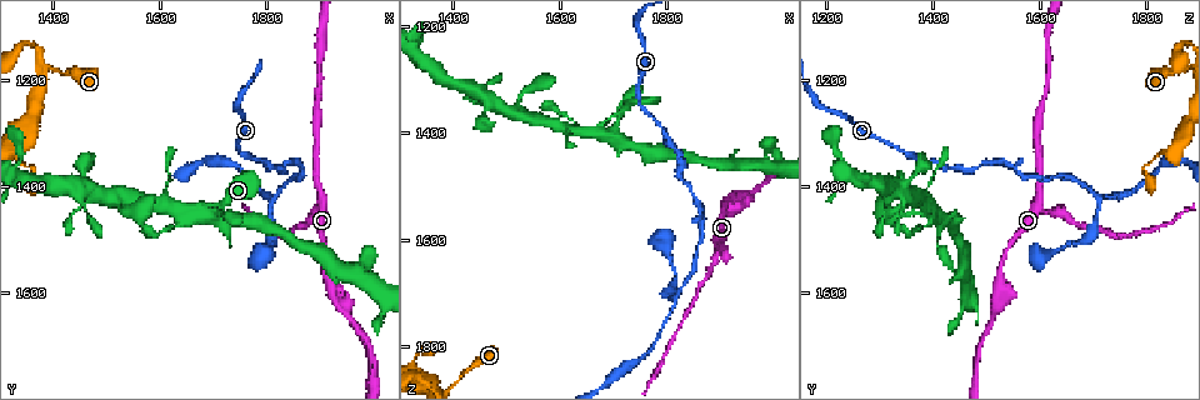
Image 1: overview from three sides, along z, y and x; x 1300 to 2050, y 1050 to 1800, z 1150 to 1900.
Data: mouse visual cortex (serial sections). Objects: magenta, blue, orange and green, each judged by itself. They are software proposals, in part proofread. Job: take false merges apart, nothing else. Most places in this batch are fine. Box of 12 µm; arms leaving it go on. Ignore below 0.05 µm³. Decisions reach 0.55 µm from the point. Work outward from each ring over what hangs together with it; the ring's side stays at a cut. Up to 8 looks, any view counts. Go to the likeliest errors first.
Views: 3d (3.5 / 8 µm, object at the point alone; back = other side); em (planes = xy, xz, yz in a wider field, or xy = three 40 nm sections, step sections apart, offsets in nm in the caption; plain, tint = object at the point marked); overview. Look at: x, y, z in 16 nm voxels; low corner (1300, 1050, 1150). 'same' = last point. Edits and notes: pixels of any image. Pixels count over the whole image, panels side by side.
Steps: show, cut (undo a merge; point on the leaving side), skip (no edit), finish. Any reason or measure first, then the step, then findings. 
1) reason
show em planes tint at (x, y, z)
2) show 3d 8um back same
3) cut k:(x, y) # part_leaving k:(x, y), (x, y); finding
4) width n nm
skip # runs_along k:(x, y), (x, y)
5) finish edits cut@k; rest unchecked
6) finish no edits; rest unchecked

branch point
show 3d 3.5um back at (1925, 1590, 1520)

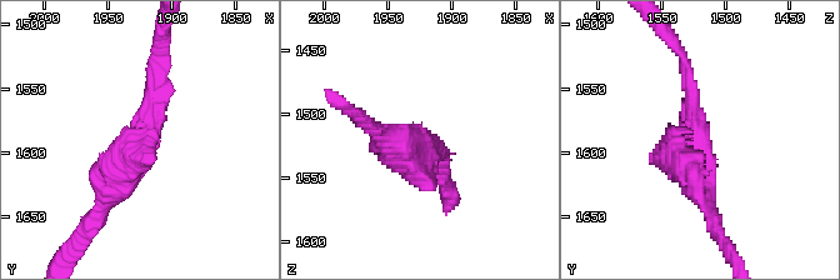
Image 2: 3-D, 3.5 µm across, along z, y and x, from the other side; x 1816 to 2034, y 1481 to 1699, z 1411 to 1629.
show em xy step 3 tint at (1922, 1594, 1522)

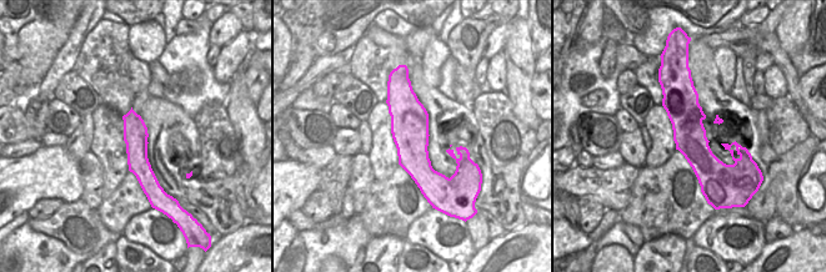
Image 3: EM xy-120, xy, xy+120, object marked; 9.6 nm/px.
width 360 nm
skip # runs_along 2:(158, 65), (143, 153), (100, 210); continuous, no second cell

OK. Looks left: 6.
a fork
show 3d 3.5um at (1675, 1430, 1390)

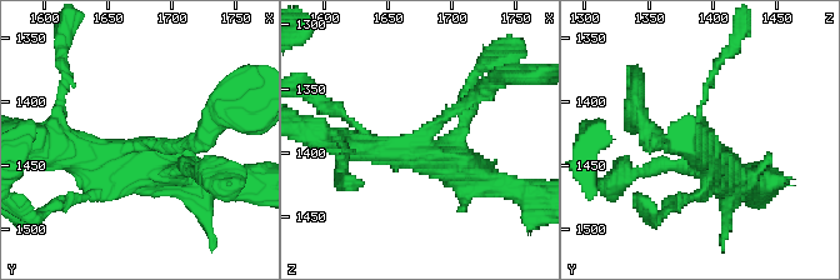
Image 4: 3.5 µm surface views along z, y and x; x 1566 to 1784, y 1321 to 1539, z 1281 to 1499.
arms 4; arm_widths 150, 250, 350, 500 nm
show em xy step 5 tint at (1674, 1434, 1392)

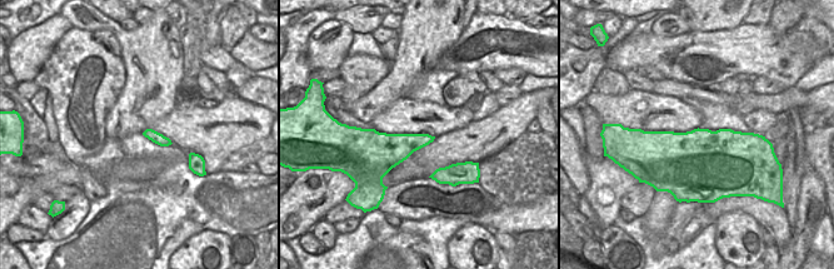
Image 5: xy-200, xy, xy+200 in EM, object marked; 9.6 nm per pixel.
width 280 nm
skip # runs_along 4:(483, 90), (406, 150), (341, 141); continuous, no second cell

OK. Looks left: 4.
thick turns thin
show 3d 3.5um at (1815, 1420, 1710)

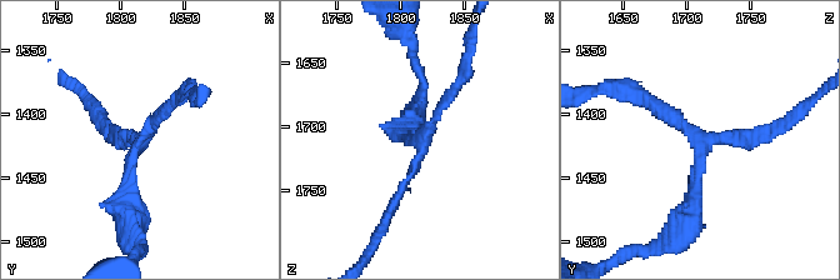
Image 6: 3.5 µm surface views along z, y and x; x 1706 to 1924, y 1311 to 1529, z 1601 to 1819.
arms 3; arm_widths 150, 150, 250 nm; need the tissue
show em xy step 2 tint at (1818, 1422, 1710)

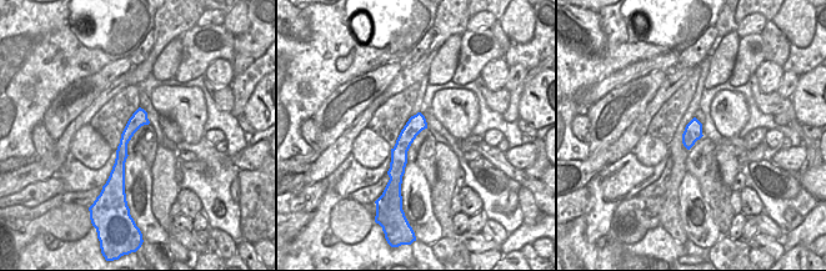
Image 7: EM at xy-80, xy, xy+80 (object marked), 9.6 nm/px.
skip # runs_along 6:(178, 98), (131, 155), (131, 216); all the same cell

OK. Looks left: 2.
finish no edits; rest unchecked

